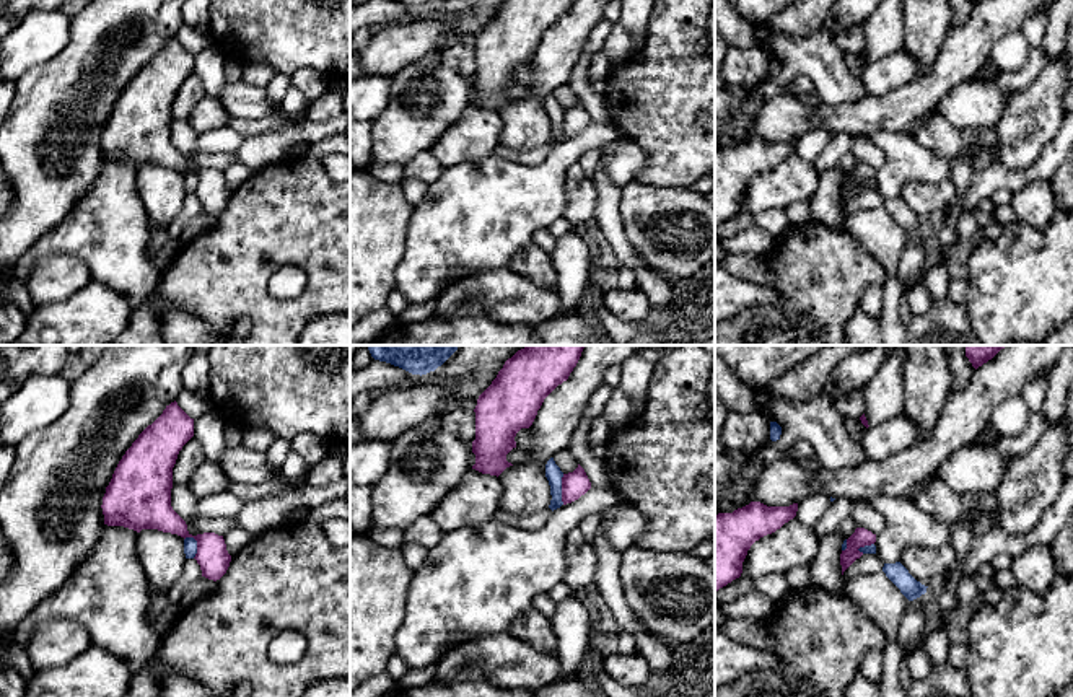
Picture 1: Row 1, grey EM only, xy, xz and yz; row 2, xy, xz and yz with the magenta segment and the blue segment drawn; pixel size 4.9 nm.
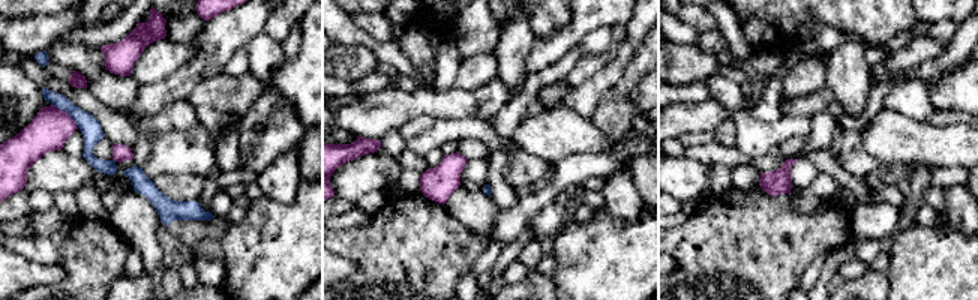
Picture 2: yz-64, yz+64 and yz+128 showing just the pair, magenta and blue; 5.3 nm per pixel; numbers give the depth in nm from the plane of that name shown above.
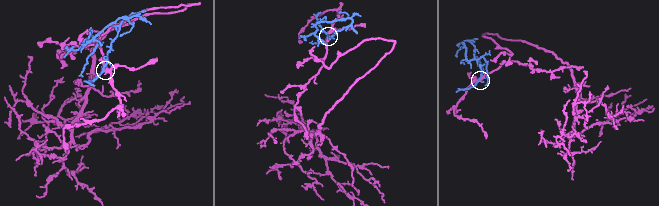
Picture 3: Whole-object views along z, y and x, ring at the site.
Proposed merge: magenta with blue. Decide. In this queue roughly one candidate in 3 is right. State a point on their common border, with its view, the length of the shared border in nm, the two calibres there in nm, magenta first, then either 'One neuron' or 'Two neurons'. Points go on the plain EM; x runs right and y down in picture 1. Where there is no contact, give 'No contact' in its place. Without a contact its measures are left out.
Touches magenta at xz (562, 124). Shared border 150 nm. Thickness 130 nm (magenta) against 80 nm. Two neurons

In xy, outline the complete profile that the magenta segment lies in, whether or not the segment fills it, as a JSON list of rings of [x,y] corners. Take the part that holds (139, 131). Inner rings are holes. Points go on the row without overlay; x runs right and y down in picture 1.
[[[177,37],[148,60],[119,96],[103,132],[104,160],[140,168],[158,164],[194,173],[202,212],[220,215],[231,197],[223,171],[192,171],[171,142],[173,103],[182,81],[194,72],[194,54]]]

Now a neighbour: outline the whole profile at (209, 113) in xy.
[[[205,94],[186,119],[200,135],[207,130],[225,127],[230,121],[230,116],[220,99]]]

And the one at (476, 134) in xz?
[[[469,104],[461,119],[435,142],[430,153],[443,168],[480,161],[497,150],[501,129],[503,121],[497,111]]]

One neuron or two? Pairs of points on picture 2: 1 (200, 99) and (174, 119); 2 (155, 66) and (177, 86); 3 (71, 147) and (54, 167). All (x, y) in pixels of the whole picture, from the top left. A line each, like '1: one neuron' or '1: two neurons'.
1: two neurons
2: two neurons
3: two neurons

